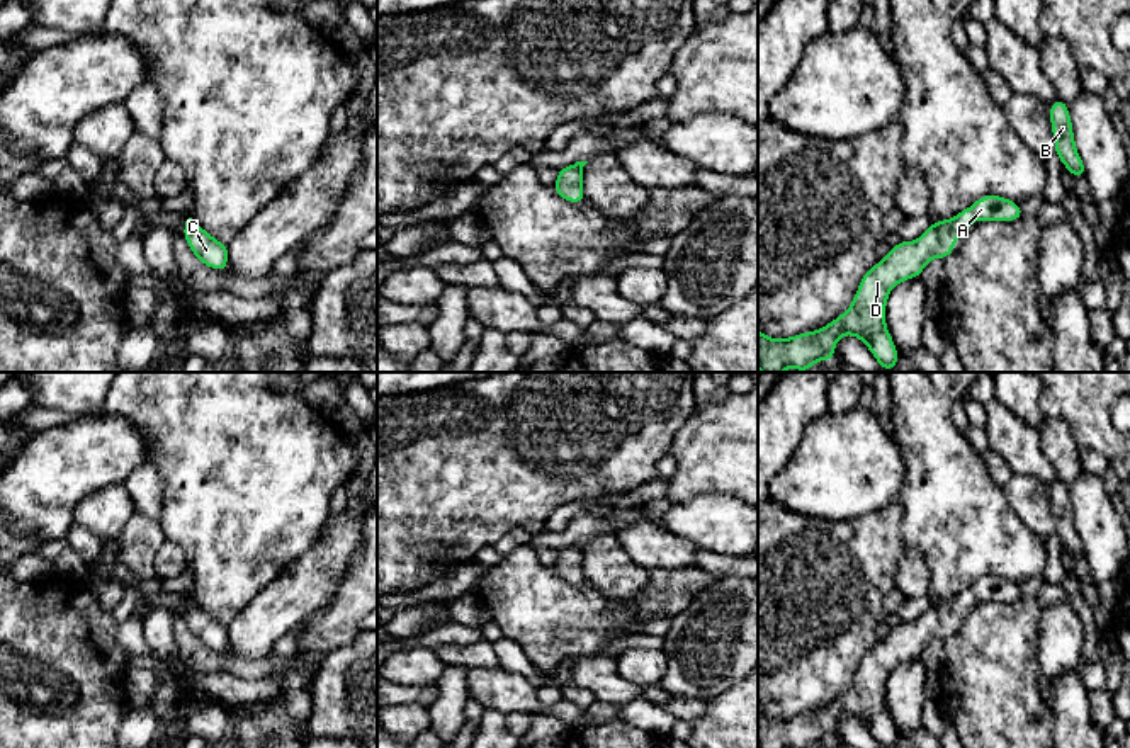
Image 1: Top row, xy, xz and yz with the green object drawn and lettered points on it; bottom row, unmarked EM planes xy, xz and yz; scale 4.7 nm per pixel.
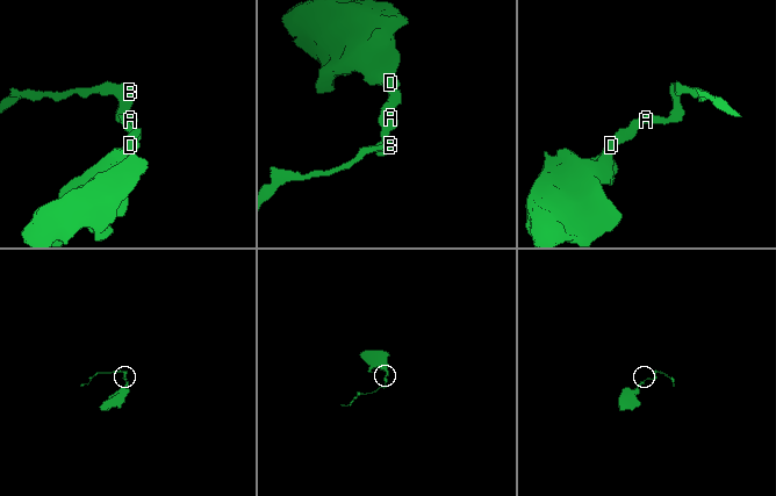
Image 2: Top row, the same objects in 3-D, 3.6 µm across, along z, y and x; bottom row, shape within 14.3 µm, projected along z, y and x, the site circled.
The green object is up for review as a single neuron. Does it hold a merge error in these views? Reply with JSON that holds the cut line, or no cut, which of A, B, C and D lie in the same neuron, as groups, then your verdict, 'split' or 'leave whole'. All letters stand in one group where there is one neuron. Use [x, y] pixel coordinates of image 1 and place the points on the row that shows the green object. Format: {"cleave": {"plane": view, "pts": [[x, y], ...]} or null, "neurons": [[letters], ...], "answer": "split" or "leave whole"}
{"cleave": null, "neurons": [["A", "B", "C", "D"]], "answer": "leave whole"}

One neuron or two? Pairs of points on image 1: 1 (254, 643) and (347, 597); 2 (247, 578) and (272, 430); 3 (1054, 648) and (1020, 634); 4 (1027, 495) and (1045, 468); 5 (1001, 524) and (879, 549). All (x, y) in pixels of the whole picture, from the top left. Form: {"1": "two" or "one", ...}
{"1": "two", "2": "one", "3": "two", "4": "two", "5": "two"}

